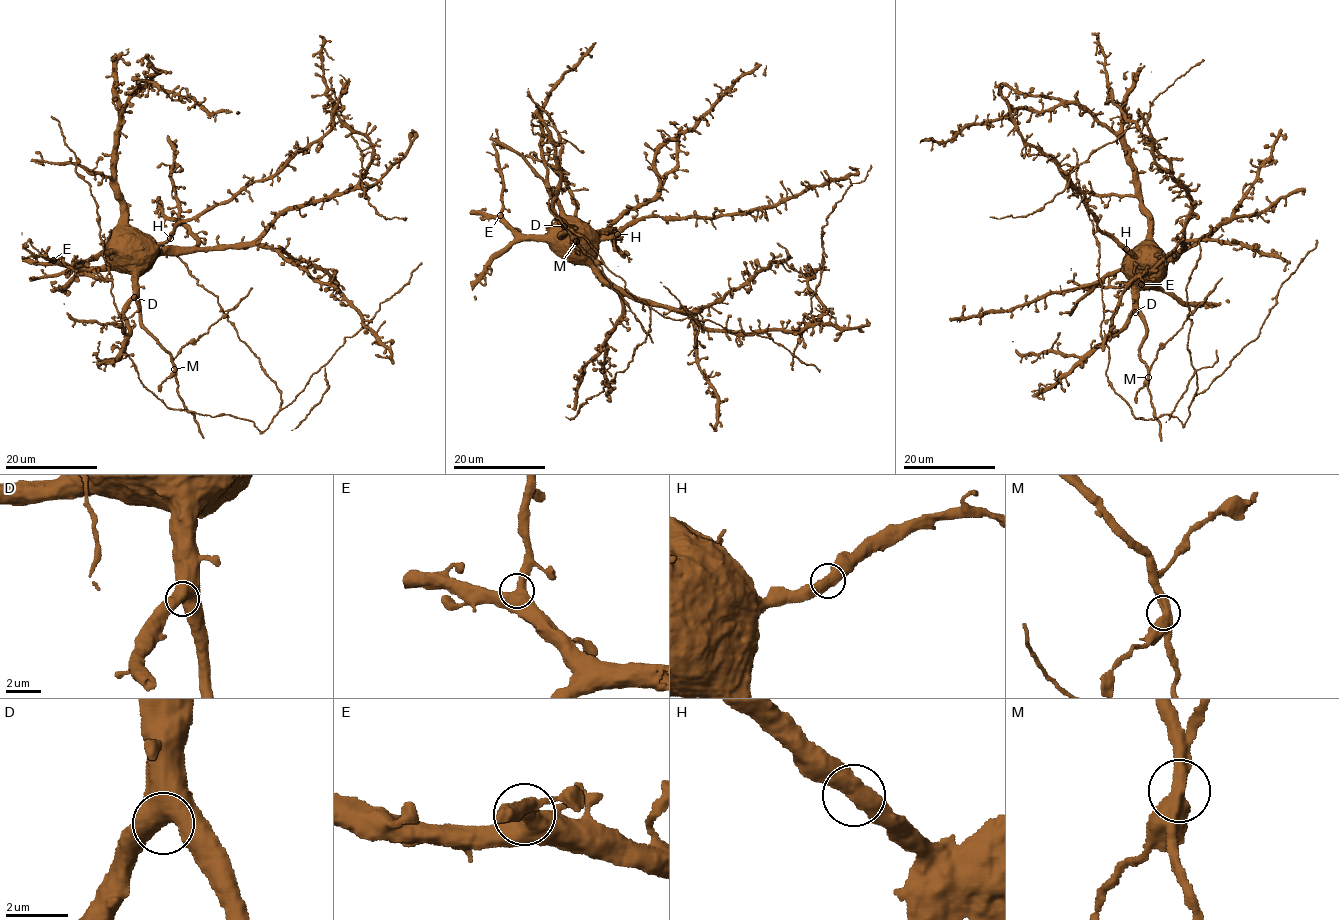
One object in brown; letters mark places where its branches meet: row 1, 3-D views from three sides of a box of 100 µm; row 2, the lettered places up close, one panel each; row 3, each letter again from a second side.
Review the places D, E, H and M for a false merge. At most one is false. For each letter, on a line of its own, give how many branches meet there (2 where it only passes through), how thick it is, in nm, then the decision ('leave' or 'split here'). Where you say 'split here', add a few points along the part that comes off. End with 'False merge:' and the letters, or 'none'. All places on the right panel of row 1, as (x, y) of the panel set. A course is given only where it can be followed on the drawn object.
D: 2 | 600 nm | leave
E: 2 | 600 nm | leave
H: 2 | 500 nm | leave
M: 2 | 550 nm | split here | (1148, 378), (1155, 355), (1222, 277)
False merge: M

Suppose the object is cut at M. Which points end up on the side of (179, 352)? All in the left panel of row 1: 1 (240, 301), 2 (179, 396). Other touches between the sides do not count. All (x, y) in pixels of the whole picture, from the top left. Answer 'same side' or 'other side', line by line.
1: same side
2: other side

